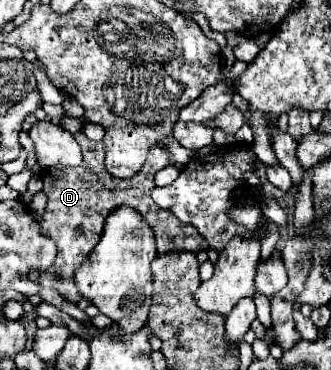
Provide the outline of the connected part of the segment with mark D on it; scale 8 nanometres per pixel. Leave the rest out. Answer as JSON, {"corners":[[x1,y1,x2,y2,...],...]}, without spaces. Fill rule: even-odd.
{"corners":[[87,141,83,143,83,163,79,167,51,169,51,171,43,171,41,175,45,185,43,193,47,195,47,207,39,225,41,225,41,233,45,237,51,237,57,245,57,259,51,267,57,279,51,283,51,287,57,289,69,301,79,301,79,295,73,283,73,275,77,267,87,259,87,255,99,243,107,215,121,205,127,205,139,211,141,219,153,229,157,243,165,243,165,247,185,249,191,253,207,251,207,241,199,235,199,231,195,231,191,225,181,225,175,219,175,215,155,207,155,201,151,199,151,191,157,187,151,181,155,171,147,169,137,173,131,179,115,179,113,175,107,175,107,169,103,167,103,163,105,163,103,143]]}

